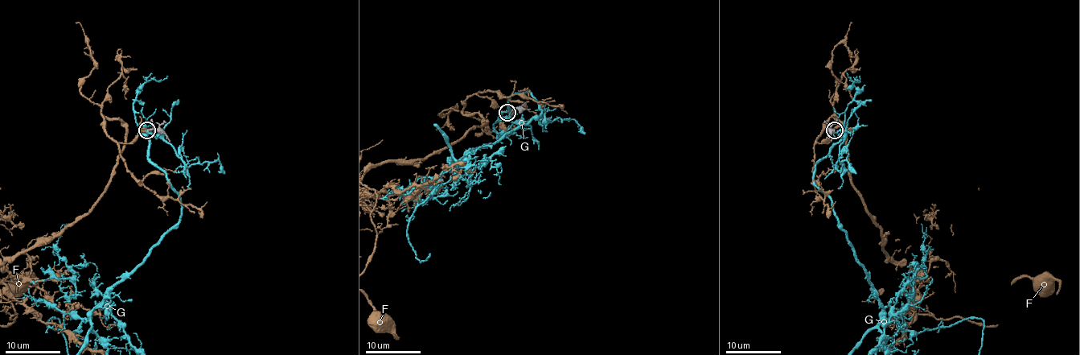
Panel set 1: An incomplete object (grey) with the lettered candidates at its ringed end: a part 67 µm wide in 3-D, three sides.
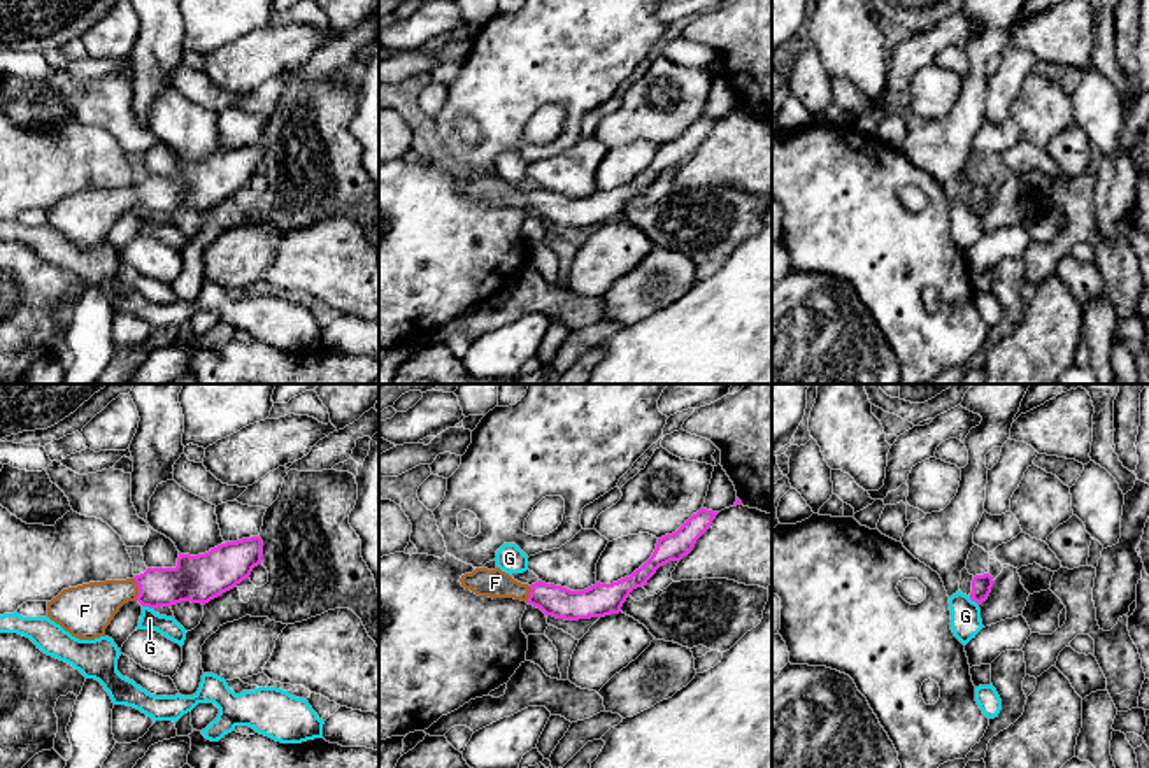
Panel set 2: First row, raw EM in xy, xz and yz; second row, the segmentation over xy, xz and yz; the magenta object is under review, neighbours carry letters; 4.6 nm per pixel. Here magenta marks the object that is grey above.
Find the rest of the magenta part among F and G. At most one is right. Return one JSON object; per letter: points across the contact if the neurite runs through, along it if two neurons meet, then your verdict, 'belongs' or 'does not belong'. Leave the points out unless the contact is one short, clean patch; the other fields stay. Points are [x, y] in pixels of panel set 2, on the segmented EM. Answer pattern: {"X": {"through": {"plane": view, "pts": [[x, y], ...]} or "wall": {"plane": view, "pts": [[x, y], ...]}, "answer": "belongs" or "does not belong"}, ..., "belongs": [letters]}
{"F": {"through": {"plane": "xy", "pts": [[192, 579], [181, 584], [139, 590], [118, 591], [88, 609]]}, "answer": "belongs"}, "G": {"wall": {"plane": "xy", "pts": [[142, 605], [153, 609]]}, "answer": "does not belong"}, "belongs": ["F"]}

